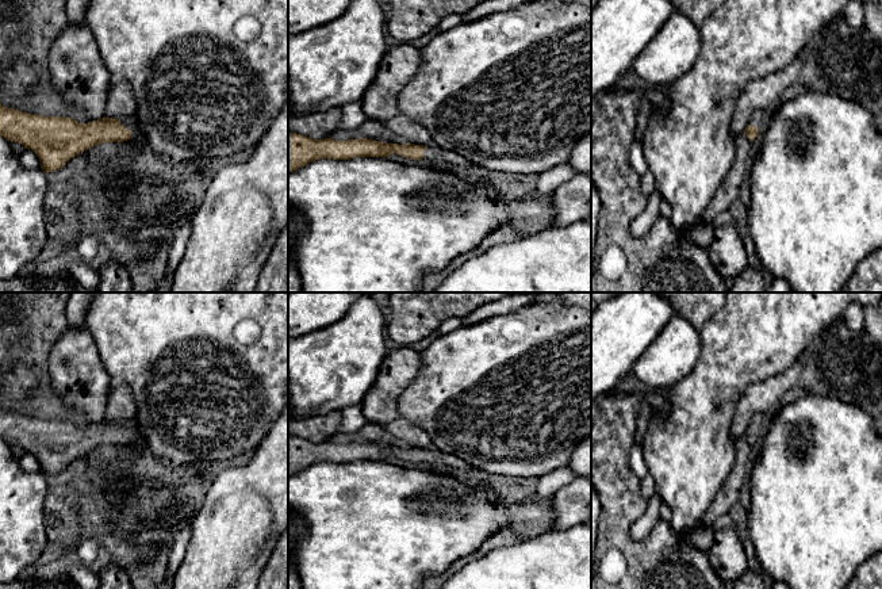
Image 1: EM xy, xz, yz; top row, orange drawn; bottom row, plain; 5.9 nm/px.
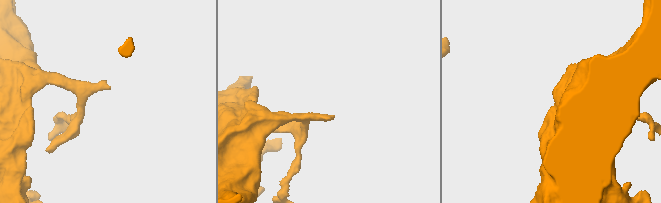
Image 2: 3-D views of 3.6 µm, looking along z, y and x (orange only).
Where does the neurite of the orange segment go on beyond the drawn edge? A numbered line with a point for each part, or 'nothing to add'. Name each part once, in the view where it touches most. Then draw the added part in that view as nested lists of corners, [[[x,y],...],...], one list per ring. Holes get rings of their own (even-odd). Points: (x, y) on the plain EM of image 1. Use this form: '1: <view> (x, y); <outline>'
1: xy (130, 425); [[[134,416],[130,420],[127,420],[126,422],[122,422],[120,427],[123,428],[123,431],[131,435],[131,443],[139,441],[139,428],[135,422]]]

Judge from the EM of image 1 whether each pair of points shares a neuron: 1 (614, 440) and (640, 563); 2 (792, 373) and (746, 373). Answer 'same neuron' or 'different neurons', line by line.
1: same neuron
2: different neurons

